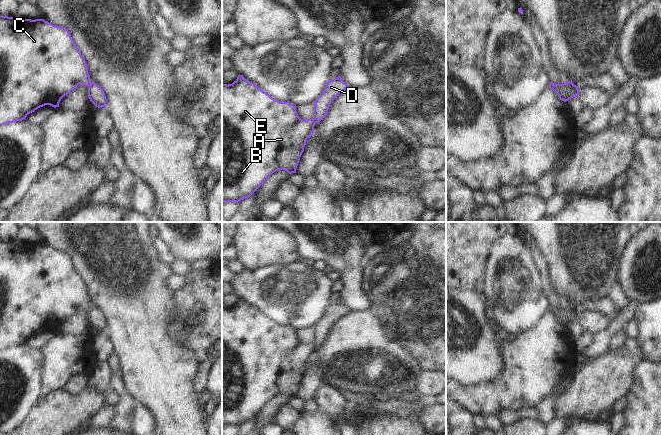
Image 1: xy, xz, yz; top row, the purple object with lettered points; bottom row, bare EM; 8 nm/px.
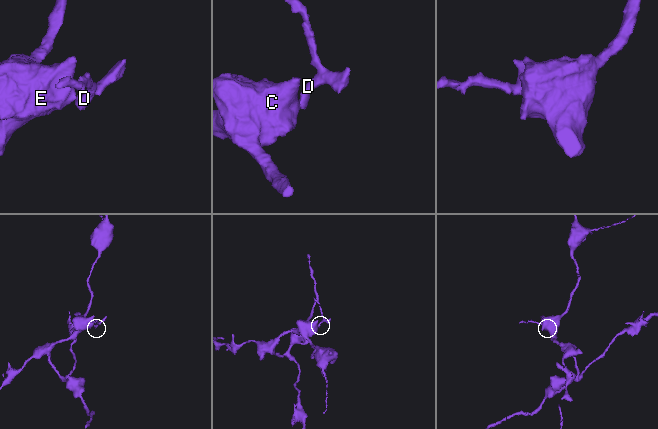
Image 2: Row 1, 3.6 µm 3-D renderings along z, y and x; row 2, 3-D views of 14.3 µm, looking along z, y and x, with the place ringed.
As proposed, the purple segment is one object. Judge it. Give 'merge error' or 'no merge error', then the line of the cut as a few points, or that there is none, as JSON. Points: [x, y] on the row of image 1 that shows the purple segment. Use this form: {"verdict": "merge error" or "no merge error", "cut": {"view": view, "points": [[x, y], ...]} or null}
{"verdict": "merge error", "cut": {"view": "xz", "points": [[313, 118], [315, 123]]}}

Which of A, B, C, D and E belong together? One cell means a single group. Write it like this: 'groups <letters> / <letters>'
groups A B C E / D

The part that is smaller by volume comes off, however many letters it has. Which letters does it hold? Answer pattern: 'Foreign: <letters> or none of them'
Foreign: D.

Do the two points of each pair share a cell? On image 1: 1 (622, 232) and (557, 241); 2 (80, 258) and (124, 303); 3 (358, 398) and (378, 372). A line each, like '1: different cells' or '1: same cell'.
1: same cell
2: same cell
3: different cells

